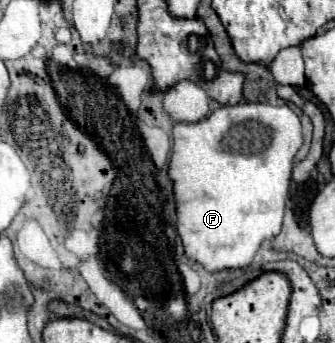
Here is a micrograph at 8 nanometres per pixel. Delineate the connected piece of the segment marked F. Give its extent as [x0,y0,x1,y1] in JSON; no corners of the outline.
[168,105,302,271]

